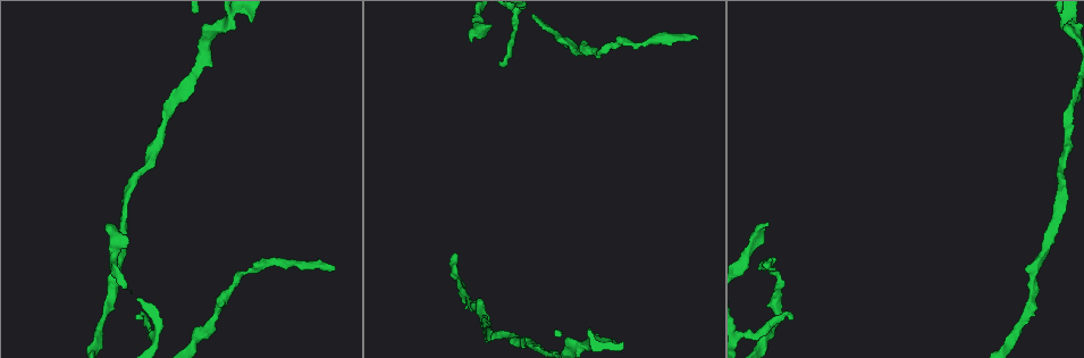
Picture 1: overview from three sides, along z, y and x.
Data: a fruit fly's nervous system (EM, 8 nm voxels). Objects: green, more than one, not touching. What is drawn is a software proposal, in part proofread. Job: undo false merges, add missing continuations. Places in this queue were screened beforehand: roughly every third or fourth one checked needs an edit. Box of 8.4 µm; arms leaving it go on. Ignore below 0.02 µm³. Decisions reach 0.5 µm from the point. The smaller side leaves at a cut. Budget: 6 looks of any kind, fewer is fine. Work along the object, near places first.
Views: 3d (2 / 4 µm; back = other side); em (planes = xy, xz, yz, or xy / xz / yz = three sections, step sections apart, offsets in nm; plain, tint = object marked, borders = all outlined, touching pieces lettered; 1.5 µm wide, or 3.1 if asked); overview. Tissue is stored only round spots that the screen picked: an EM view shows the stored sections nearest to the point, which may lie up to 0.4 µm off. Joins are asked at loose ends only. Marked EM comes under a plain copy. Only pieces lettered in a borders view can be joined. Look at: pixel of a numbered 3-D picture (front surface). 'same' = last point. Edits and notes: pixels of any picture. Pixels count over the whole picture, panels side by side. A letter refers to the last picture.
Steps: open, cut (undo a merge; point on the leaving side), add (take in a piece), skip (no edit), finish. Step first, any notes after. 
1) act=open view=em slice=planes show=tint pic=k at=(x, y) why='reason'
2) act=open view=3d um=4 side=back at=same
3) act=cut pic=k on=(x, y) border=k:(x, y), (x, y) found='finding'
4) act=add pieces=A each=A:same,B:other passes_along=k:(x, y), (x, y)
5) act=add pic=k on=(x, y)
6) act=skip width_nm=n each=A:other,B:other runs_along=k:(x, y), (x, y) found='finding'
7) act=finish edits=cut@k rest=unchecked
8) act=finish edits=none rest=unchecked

act=open view=em slice=xz step=4 show=tint pic=1 at=(333, 270)

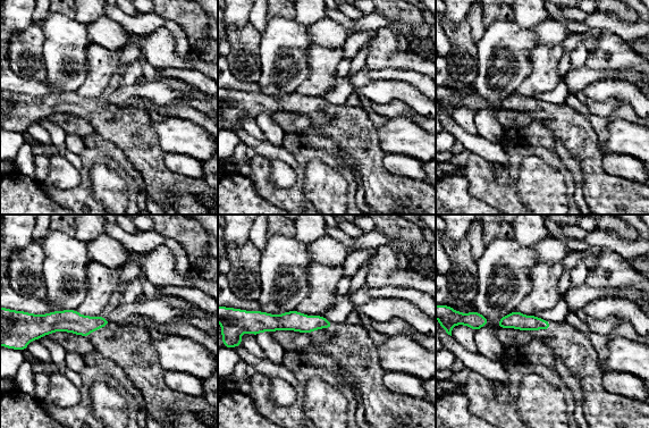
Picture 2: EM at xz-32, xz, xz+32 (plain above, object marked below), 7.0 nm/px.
act=open view=em slice=planes show=borders at=same why='cut it another way'

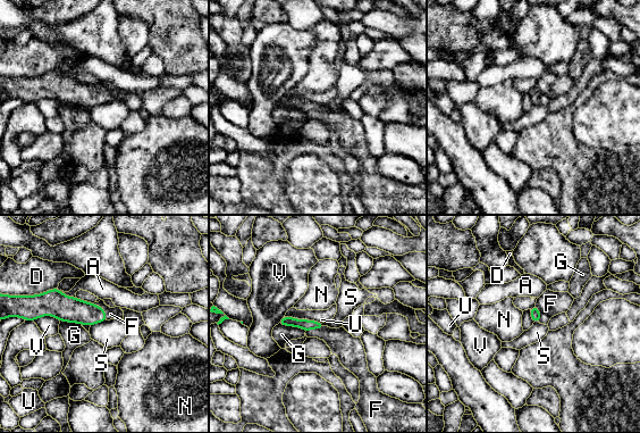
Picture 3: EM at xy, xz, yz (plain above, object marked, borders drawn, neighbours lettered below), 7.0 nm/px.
act=add pieces=F each=A:other,D:other,F:same,G:other,N:other,S:other,U:other,V:other passes_along=3:(69, 309), (103, 309), (115, 313) found='it goes on there'

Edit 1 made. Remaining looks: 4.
act=open view=overview why='see it whole again'

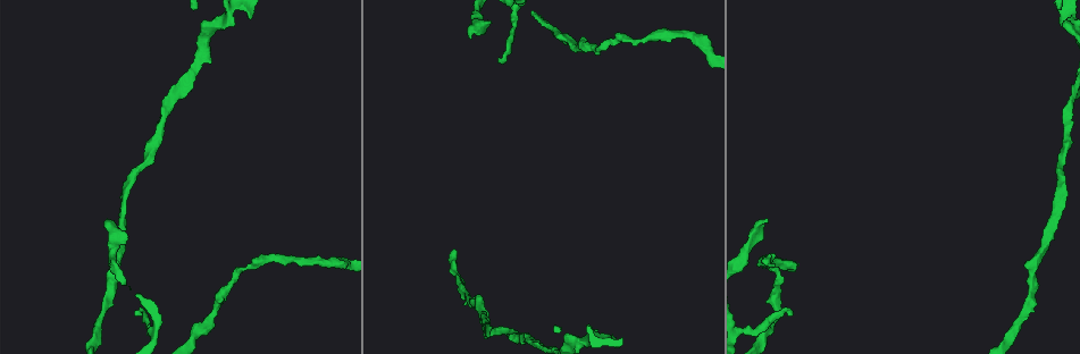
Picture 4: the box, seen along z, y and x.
act=open view=em slice=xy step=4 show=borders pic=4 at=(107, 219) why='tapers out'

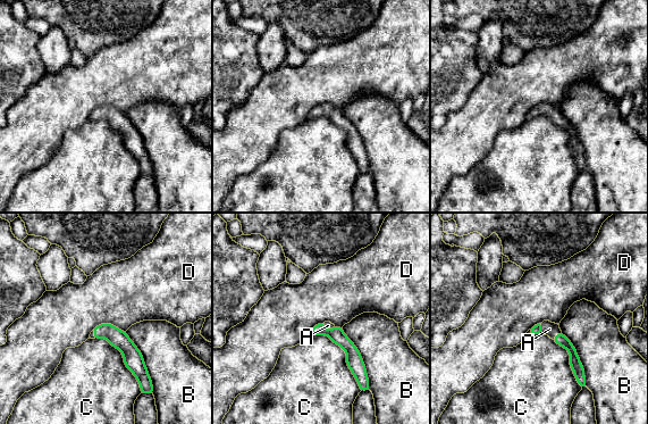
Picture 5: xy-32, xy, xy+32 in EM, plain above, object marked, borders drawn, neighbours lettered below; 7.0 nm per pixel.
act=open view=em slice=planes show=borders at=same why='cut it another way'

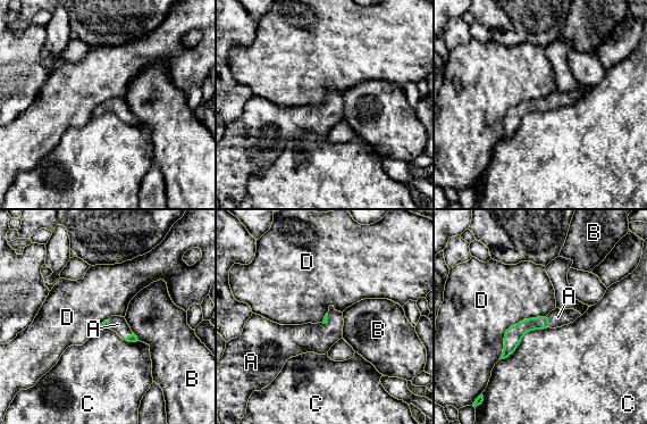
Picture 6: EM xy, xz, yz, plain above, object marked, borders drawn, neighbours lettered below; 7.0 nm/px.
act=add pieces=A each=A:same,B:other,C:other,D:other passes_along=6:(518, 331), (549, 322), (557, 317) found='it goes on there'

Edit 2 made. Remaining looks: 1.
act=finish edits=add@3,add@6 rest=unchecked

